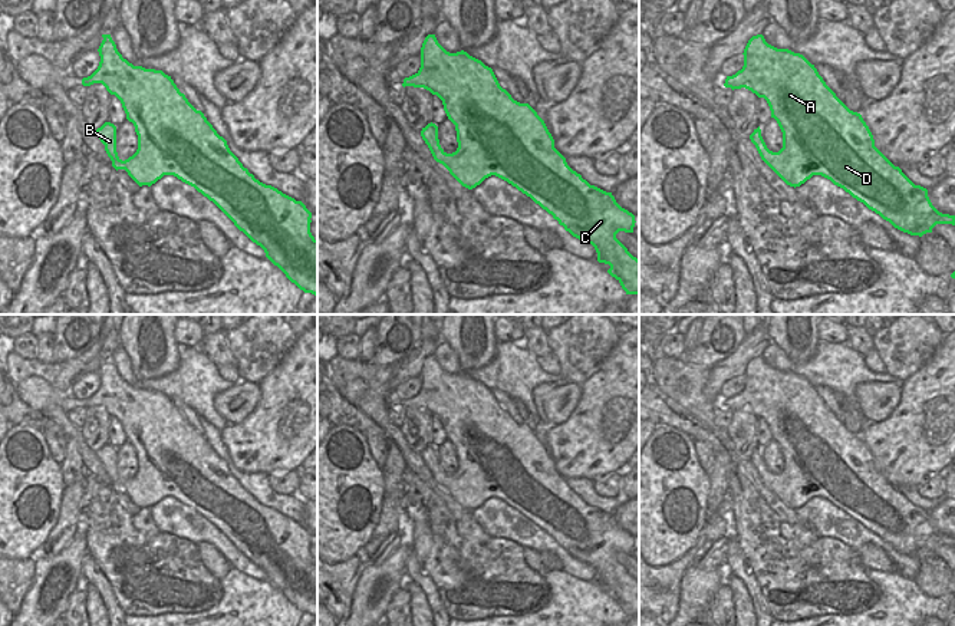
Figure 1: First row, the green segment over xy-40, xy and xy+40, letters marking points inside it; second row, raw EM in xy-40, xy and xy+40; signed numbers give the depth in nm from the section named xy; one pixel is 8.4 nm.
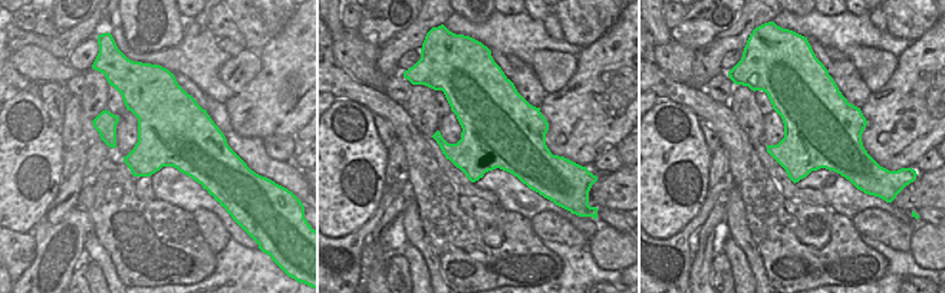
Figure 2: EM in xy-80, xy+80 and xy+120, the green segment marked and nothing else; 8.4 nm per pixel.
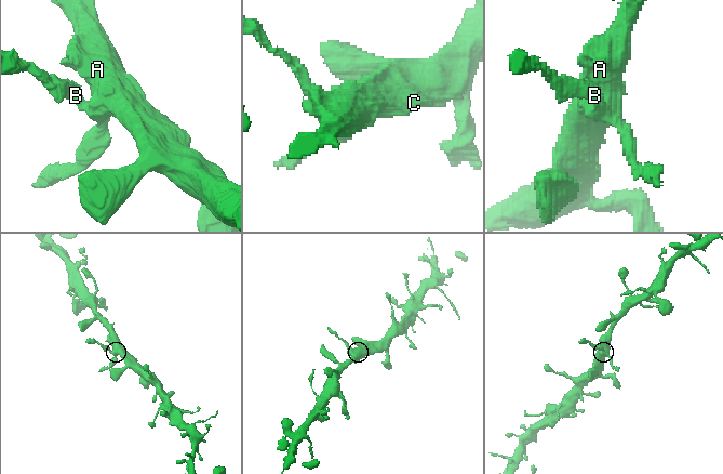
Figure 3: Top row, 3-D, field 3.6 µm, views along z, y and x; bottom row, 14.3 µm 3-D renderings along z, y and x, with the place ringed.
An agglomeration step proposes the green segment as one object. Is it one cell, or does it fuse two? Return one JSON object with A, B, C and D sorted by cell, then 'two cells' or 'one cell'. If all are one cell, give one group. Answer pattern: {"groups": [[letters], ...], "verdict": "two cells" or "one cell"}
{"groups": [["A", "B", "C", "D"]], "verdict": "one cell"}

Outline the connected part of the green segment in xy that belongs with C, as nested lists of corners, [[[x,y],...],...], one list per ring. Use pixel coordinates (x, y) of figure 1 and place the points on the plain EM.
[[[428,356],[421,369],[419,392],[404,401],[402,408],[424,409],[437,416],[448,441],[455,447],[458,470],[447,475],[438,461],[438,448],[428,445],[421,458],[434,481],[465,510],[472,511],[495,497],[530,518],[553,537],[573,559],[592,566],[597,583],[609,586],[626,616],[639,616],[639,581],[616,560],[619,553],[633,554],[635,537],[622,530],[612,514],[590,507],[573,492],[554,470],[554,461],[544,442],[528,425],[520,425],[503,411],[491,389],[461,372],[447,373],[435,356]]]

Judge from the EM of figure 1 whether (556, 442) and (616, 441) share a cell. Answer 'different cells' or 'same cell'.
same cell

